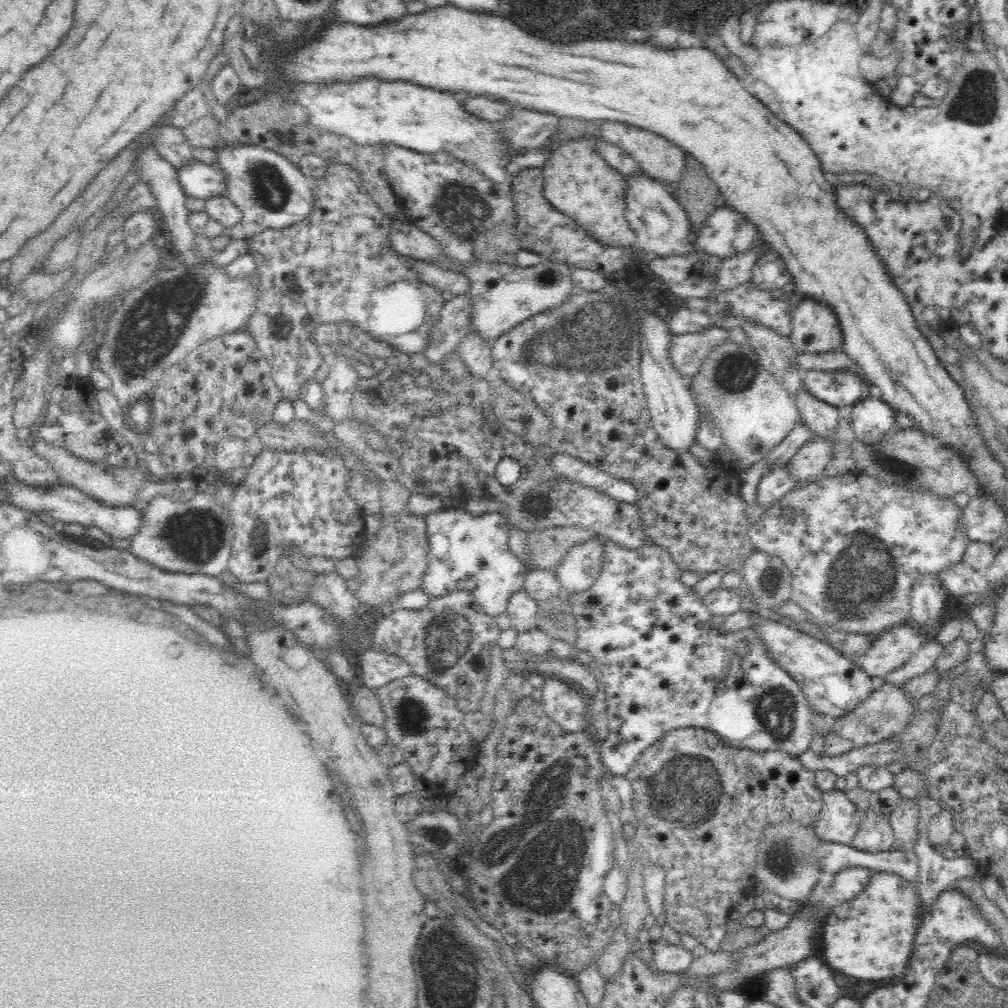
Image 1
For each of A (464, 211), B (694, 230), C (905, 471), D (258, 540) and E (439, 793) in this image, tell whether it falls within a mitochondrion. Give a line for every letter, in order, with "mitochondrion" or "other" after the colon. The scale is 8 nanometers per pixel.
A: mitochondrion
B: other
C: mitochondrion
D: mitochondrion
E: other

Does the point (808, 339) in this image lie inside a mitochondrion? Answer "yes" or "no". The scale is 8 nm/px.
no

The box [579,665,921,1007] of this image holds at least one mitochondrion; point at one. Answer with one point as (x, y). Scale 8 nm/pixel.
(688, 797)

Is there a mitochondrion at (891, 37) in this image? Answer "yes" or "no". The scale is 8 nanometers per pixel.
no

